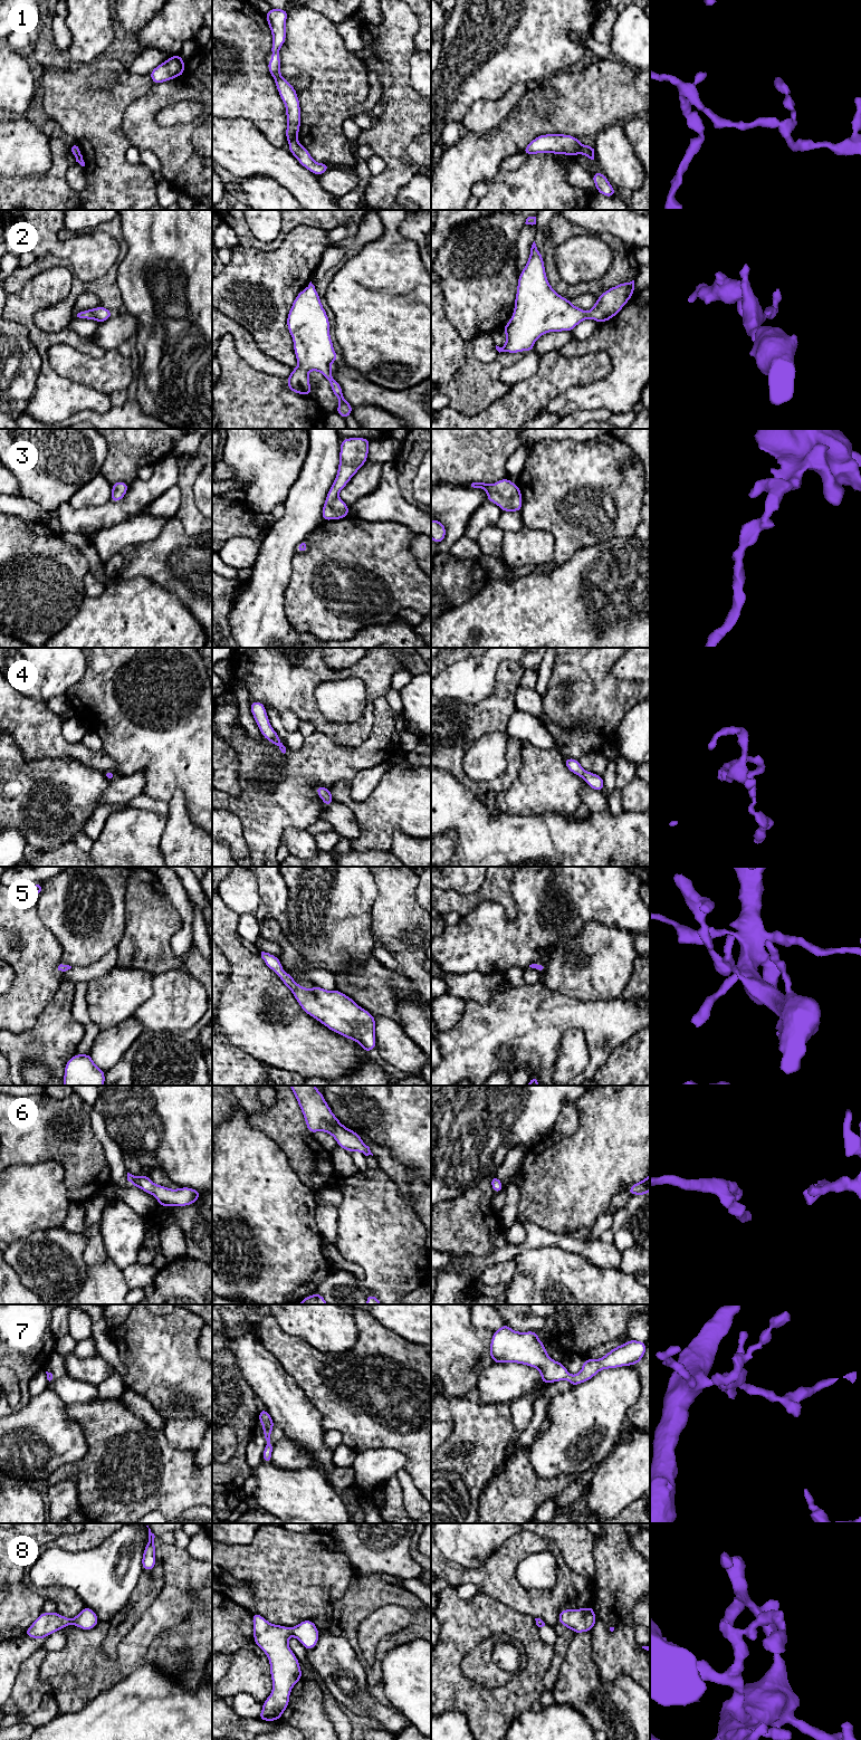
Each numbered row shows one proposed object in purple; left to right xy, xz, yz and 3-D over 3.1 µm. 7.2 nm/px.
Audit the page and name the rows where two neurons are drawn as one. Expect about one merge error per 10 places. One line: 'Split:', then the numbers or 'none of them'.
Split: 1

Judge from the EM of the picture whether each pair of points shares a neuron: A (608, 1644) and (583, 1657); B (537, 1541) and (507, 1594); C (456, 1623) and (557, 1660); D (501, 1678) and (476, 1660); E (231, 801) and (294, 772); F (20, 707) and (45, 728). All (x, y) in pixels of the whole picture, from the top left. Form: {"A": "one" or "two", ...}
{"A": "two", "B": "one", "C": "two", "D": "one", "E": "one", "F": "one"}

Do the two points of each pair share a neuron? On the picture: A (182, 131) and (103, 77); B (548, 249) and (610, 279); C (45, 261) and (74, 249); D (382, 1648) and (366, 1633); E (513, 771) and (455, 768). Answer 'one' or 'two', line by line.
A: two
B: one
C: two
D: two
E: one

